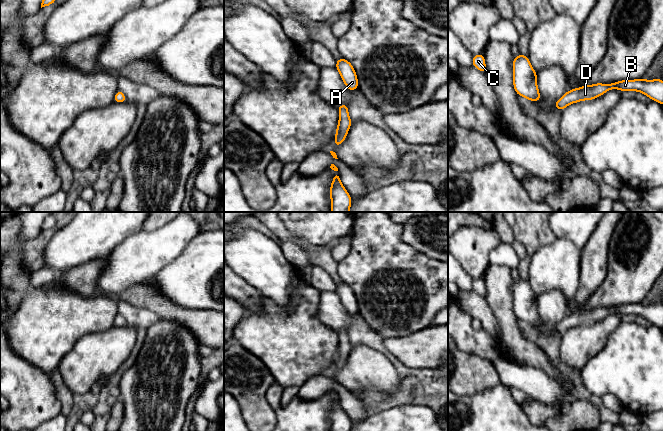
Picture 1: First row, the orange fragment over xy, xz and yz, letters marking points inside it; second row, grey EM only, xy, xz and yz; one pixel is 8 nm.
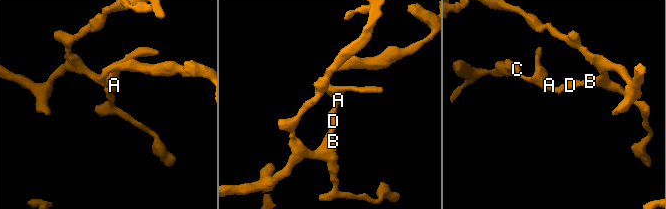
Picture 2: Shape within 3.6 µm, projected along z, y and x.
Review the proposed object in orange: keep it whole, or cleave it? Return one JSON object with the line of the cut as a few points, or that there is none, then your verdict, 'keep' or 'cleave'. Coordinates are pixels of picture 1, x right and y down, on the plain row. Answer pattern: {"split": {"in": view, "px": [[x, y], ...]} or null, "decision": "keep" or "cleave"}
{"split": null, "decision": "keep"}

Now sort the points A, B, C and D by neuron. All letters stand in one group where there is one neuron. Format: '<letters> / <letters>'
A B C D

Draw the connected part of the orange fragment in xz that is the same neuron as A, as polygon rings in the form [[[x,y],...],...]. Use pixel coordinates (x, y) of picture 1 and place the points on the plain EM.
[[[344,282],[336,284],[336,293],[339,295],[341,302],[350,315],[358,313],[358,302],[352,288]]]

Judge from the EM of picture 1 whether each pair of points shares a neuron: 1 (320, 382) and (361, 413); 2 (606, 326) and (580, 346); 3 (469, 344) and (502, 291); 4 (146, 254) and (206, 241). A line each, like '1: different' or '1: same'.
1: same
2: same
3: different
4: different

